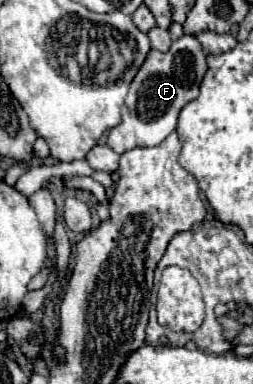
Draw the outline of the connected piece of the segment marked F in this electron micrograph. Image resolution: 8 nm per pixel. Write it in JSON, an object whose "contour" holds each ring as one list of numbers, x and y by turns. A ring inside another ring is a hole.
{"contour":[[182,36,172,42,168,52,150,50,142,68,130,84,126,96,128,114,122,122,110,130,106,144,116,152,124,154,136,146,158,146,174,128,184,104,198,96,198,86,206,74,206,56,200,42,194,36]]}

